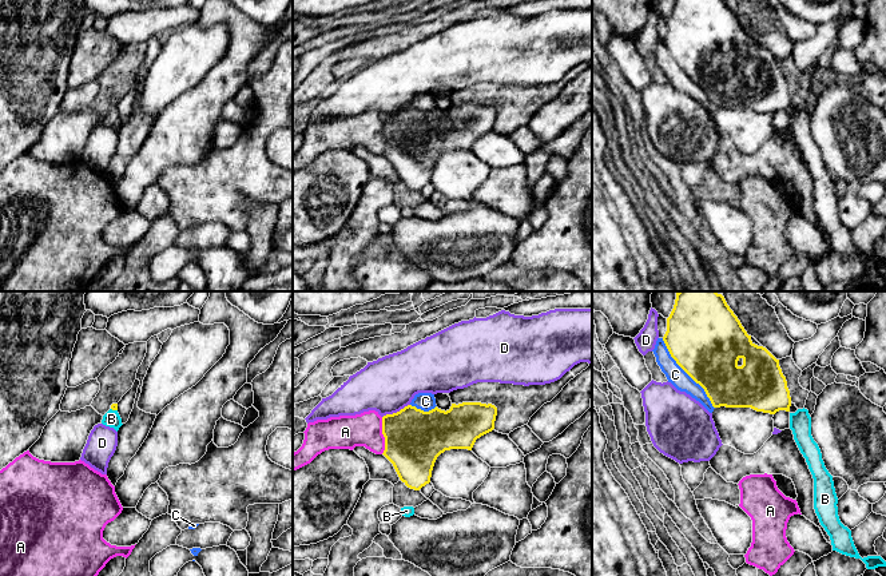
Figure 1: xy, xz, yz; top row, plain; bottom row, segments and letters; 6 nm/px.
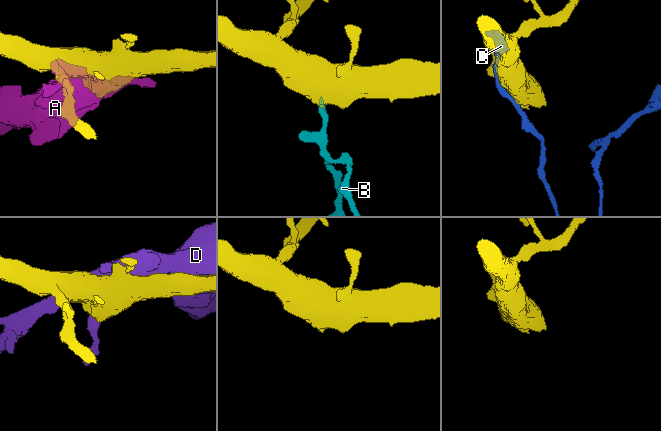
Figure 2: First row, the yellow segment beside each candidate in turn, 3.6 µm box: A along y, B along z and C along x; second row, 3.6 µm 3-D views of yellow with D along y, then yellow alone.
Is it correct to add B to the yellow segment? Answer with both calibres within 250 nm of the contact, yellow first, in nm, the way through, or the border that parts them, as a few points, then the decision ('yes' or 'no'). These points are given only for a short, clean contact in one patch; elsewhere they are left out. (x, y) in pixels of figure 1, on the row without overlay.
50/100 nm | across xy (114, 107), (114, 110), (111, 119) | yes

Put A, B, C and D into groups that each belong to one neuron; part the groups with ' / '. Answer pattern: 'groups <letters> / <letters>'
groups A / B / C / D

